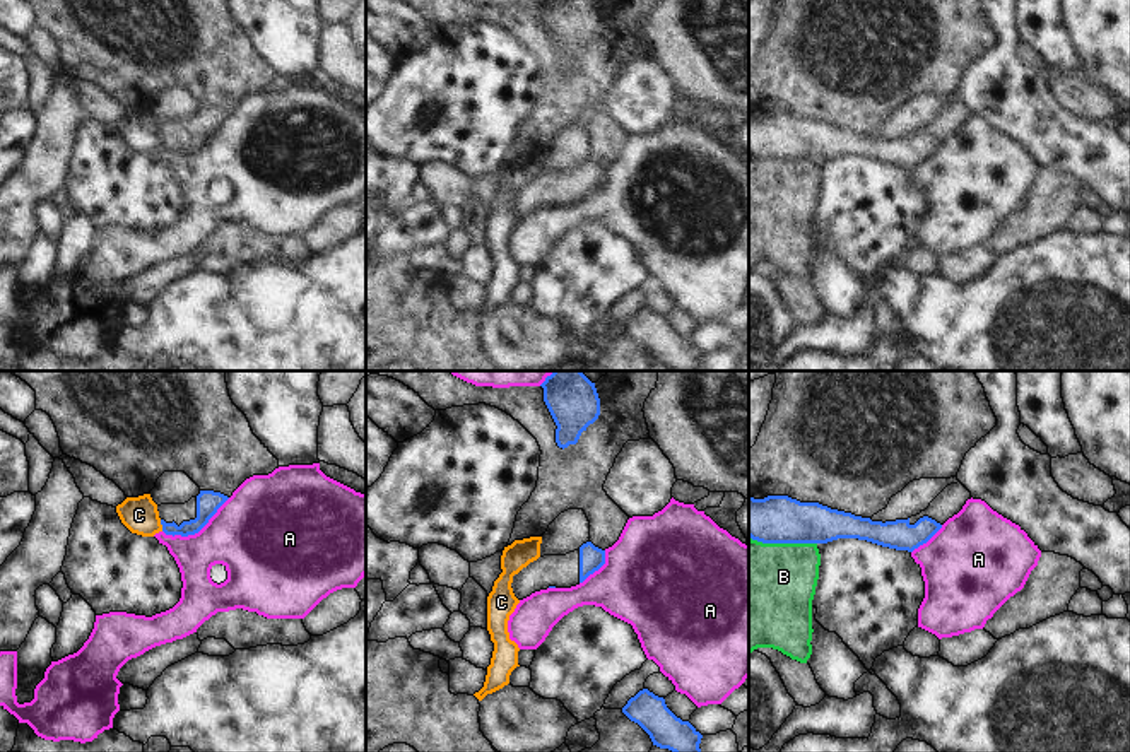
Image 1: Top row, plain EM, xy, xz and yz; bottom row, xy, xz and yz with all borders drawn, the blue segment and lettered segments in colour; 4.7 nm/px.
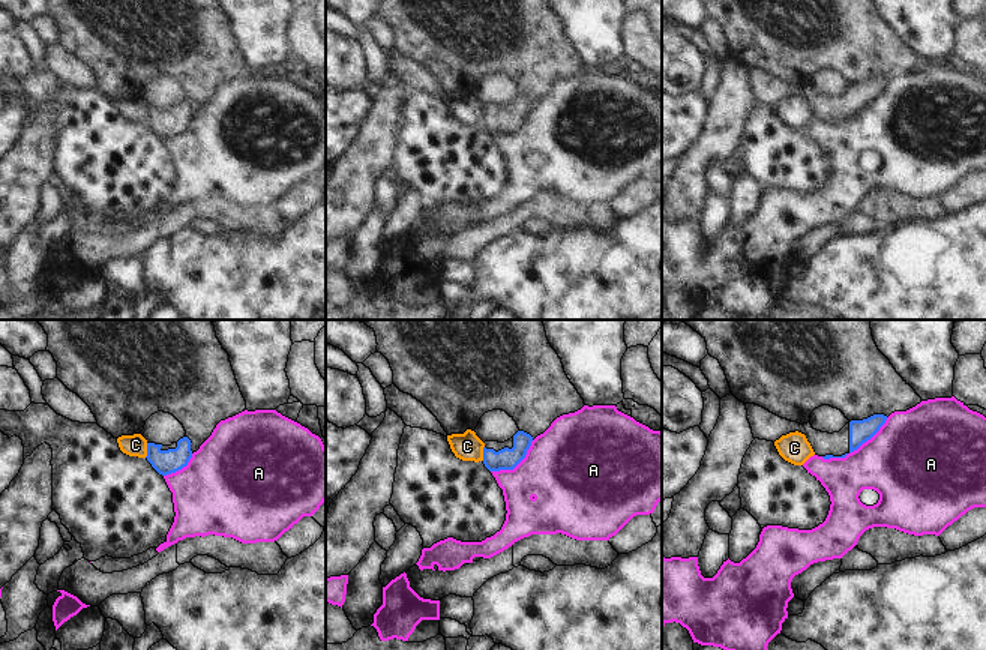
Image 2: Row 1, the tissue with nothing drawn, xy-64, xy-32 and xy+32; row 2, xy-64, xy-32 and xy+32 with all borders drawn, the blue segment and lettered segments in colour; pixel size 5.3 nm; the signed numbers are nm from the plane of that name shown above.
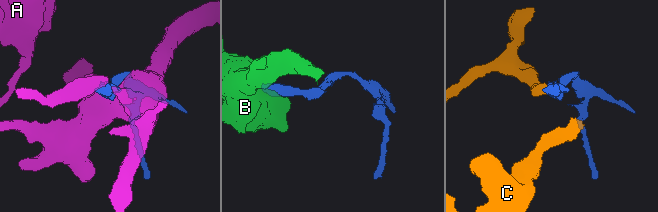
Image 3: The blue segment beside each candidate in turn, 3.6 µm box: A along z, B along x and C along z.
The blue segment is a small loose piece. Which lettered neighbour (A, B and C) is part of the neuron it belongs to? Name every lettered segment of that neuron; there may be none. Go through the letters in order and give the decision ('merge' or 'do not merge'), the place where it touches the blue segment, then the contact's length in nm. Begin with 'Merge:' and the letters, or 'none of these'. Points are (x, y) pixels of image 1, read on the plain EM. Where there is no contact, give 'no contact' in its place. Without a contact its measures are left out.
Merge: none of these
A: do not merge | xy (197, 149) | 360 nm
B: do not merge | yz (783, 159) | 320 nm
C: do not merge | xy (161, 140) | 60 nm

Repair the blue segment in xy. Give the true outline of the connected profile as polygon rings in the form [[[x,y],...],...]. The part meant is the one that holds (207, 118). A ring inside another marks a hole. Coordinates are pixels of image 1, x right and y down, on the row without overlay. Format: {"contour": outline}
{"contour": [[[200,108],[197,115],[191,115],[185,121],[161,121],[157,123],[157,128],[162,149],[173,154],[195,152],[209,140],[209,137],[227,116],[229,115],[221,109]]]}

